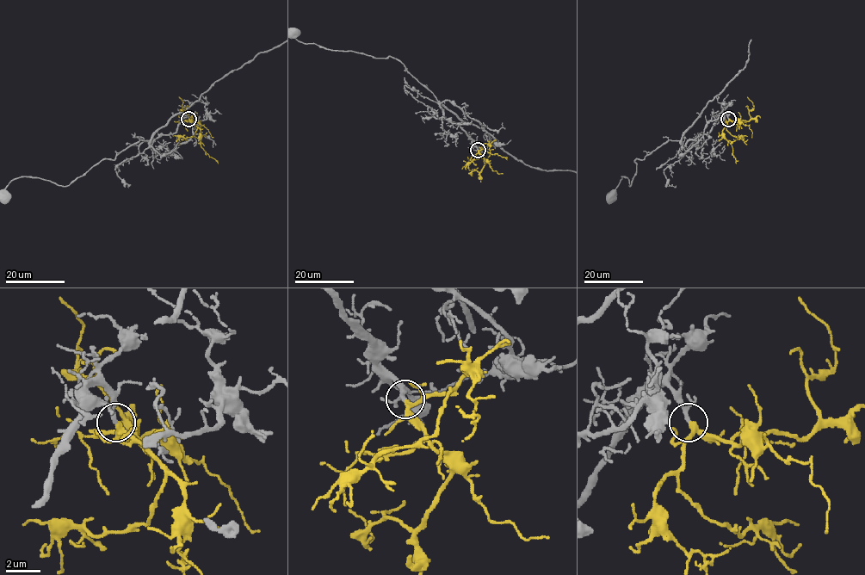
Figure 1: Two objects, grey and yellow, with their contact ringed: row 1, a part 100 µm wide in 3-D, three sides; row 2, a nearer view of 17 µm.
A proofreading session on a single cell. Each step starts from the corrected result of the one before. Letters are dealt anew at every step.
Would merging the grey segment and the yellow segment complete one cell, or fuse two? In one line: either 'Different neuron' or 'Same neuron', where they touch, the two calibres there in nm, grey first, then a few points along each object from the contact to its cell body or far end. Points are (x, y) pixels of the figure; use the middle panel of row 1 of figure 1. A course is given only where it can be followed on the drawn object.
Same neuron. Place: (478, 150). Thickness 180 nm (grey) against 260 nm. Course of grey: (478, 150), (465, 132), (444, 116), (429, 90), (396, 58), (374, 58), (303, 43), (292, 32). Course of yellow: (478, 150), (485, 149), (490, 144), (491, 154), (507, 157)

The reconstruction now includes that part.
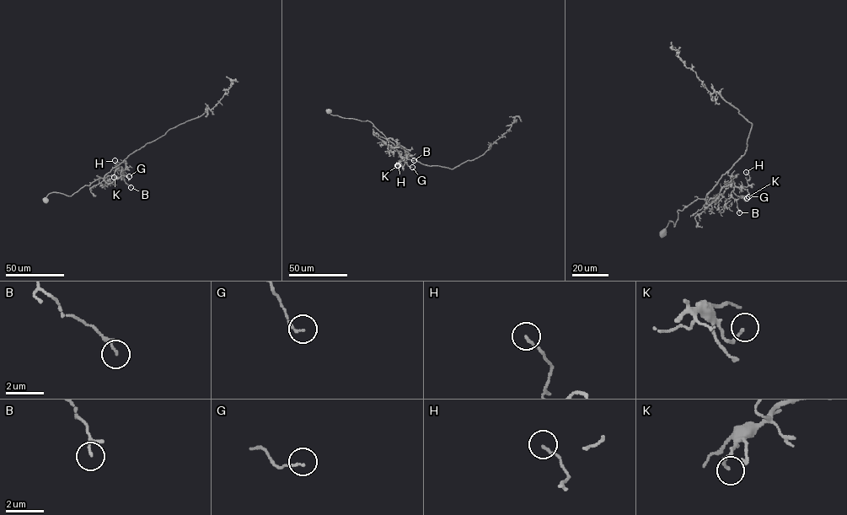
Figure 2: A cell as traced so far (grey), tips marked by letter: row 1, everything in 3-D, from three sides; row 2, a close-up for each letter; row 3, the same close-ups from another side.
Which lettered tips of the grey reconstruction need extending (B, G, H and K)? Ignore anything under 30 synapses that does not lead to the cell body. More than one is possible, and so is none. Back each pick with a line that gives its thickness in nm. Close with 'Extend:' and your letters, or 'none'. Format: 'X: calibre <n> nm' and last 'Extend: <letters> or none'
Extend: none

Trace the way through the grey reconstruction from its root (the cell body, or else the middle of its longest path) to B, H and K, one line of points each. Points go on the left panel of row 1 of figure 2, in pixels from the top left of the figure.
B: (45, 200), (53, 192), (72, 195), (99, 178), (104, 179), (113, 175), (117, 166), (131, 187)
H: (45, 200), (53, 192), (72, 195), (99, 178), (104, 179), (113, 175), (117, 166), (121, 170), (115, 160)
K: (45, 200), (53, 192), (72, 195), (99, 178), (104, 179), (113, 175), (118, 166), (122, 174), (114, 177)

